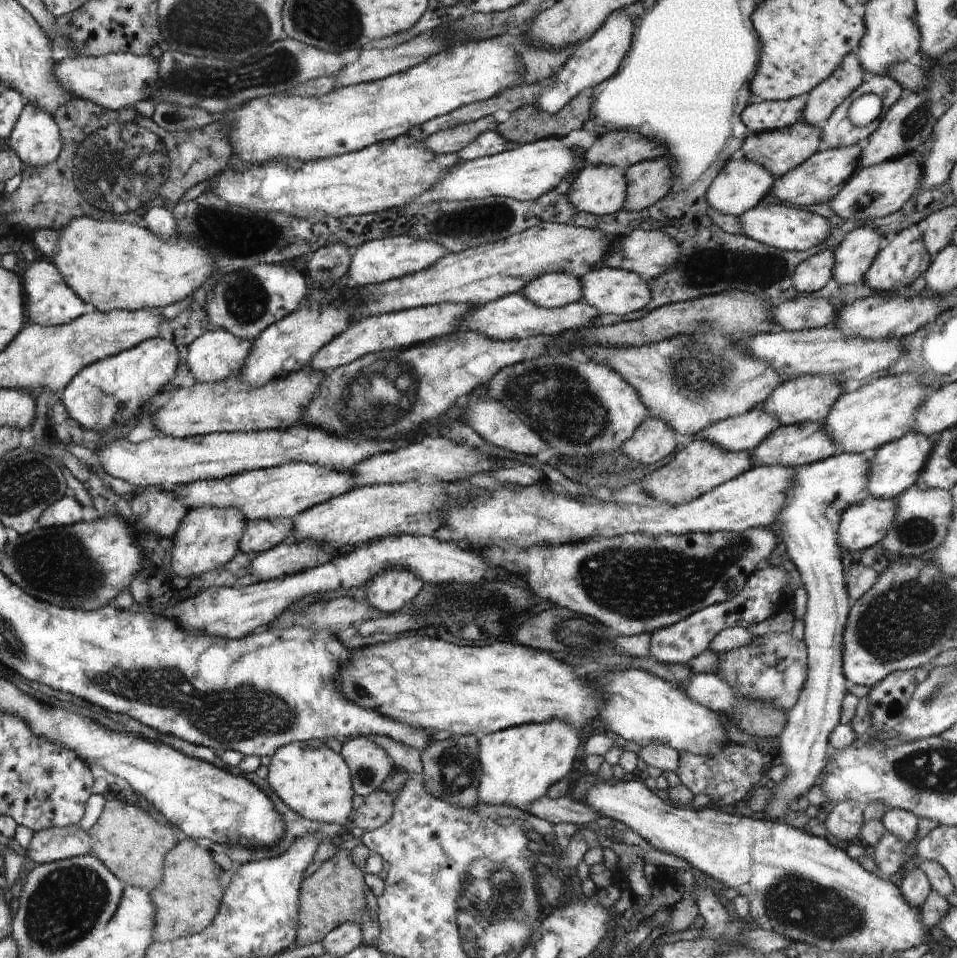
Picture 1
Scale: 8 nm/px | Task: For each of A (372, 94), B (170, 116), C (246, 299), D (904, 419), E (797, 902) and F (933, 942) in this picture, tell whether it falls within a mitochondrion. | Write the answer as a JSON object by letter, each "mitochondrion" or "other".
{"A":"other","B":"mitochondrion","C":"mitochondrion","D":"other","E":"mitochondrion","F":"other"}

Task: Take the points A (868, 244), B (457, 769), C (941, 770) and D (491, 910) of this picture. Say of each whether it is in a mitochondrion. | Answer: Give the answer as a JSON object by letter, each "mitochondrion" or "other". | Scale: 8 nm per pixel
{"A":"other","B":"mitochondrion","C":"mitochondrion","D":"mitochondrion"}

